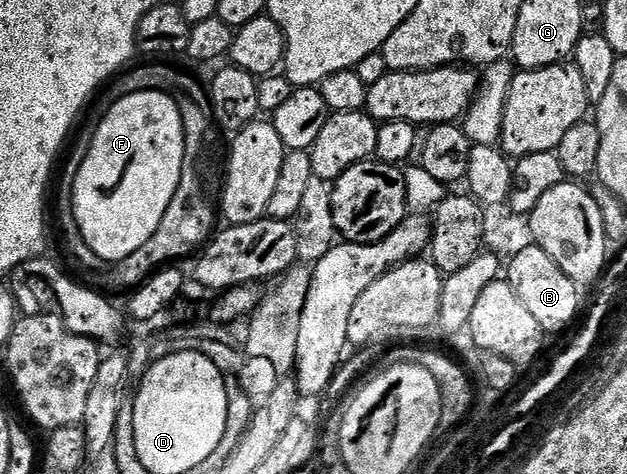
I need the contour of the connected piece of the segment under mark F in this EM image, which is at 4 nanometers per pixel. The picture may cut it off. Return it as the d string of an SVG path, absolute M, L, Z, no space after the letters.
M139 91L133 95L122 97L107 109L109 111L105 113L104 120L97 125L96 132L92 135L92 144L89 145L88 152L85 153L84 160L81 161L80 168L77 169L76 176L72 179L70 214L76 218L76 227L80 230L80 235L86 241L89 249L96 255L97 260L104 262L105 259L105 264L111 265L120 259L130 257L130 253L134 253L134 249L142 249L142 245L146 245L146 241L150 241L150 237L156 232L158 225L165 222L166 216L164 214L167 213L172 198L177 198L178 195L178 181L181 178L184 148L186 146L186 140L184 140L186 126L180 117L178 105L165 91Z

